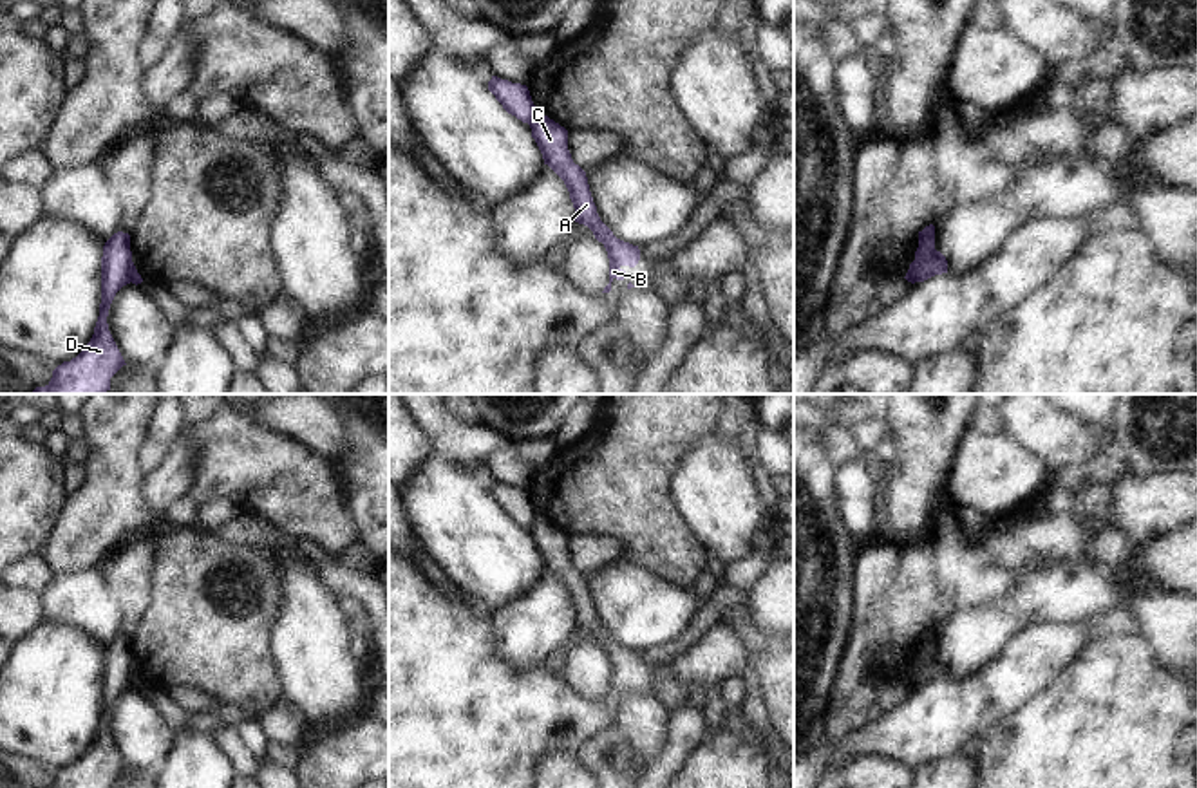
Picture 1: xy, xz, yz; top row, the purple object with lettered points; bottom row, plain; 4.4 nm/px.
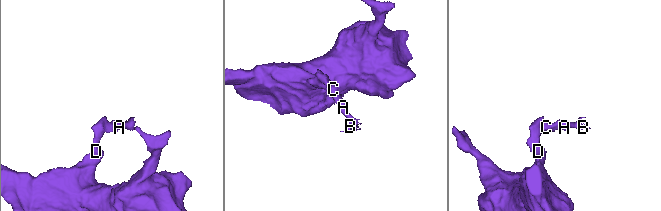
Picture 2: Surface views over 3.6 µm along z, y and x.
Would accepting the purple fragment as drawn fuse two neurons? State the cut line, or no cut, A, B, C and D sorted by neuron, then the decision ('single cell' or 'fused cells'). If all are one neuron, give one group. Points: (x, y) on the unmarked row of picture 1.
cut yz (935, 655), (917, 666), (914, 685); groups A B C / D; fused cells

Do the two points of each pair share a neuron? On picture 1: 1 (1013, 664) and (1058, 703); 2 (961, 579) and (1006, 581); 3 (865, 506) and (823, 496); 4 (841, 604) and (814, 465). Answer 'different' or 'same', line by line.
1: different
2: same
3: different
4: same

